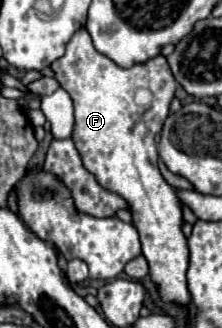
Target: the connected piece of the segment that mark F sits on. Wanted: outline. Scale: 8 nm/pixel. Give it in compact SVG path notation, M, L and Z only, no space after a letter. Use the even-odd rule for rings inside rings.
M79 29L69 41L65 55L51 63L51 71L73 99L73 141L83 165L101 185L105 185L105 189L113 189L129 201L143 255L149 261L149 273L159 287L161 299L183 305L189 303L191 297L185 277L189 267L189 247L181 233L181 207L175 189L159 173L155 145L155 135L169 115L169 105L177 89L167 59L157 55L131 69L121 69L93 47L87 29Z

